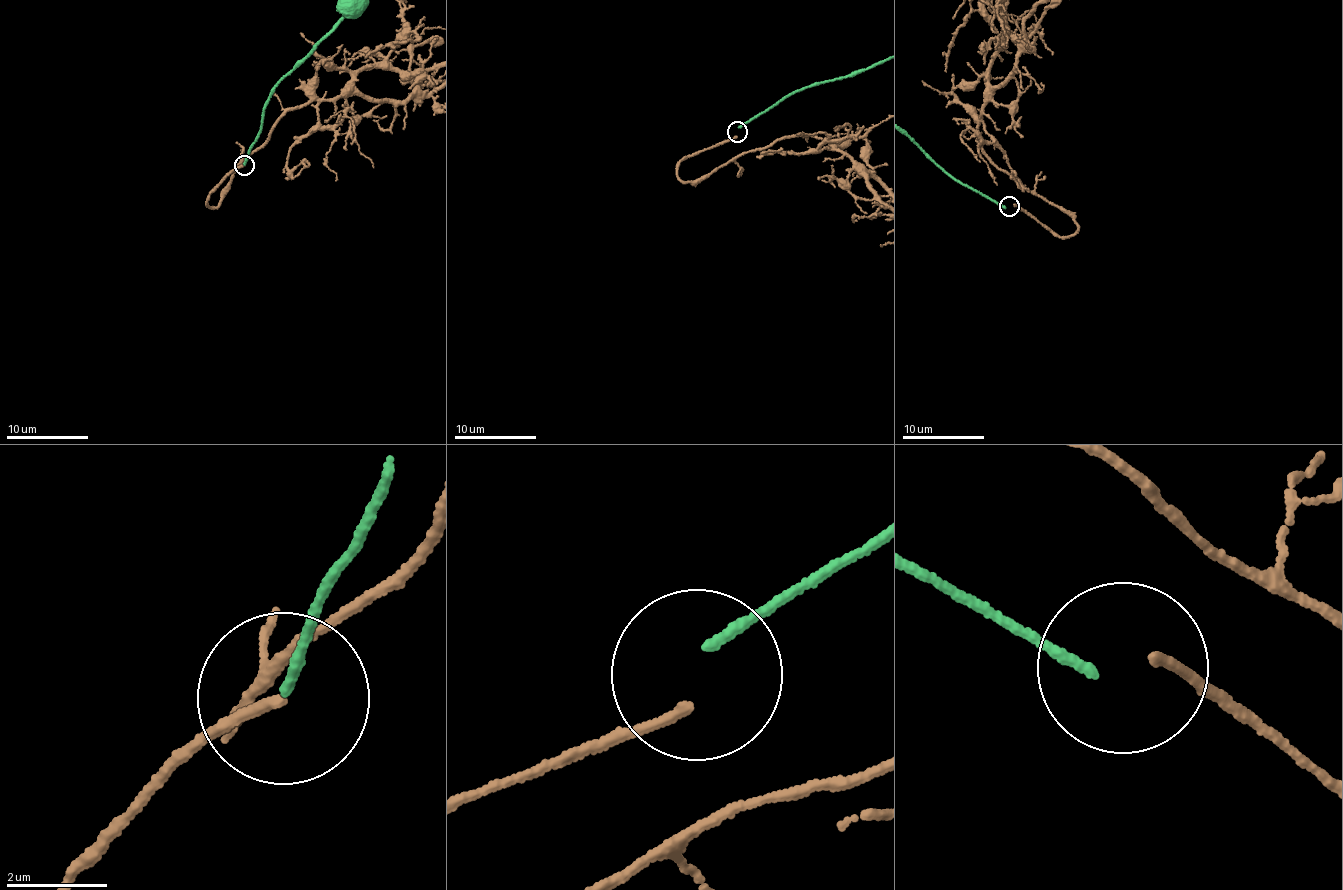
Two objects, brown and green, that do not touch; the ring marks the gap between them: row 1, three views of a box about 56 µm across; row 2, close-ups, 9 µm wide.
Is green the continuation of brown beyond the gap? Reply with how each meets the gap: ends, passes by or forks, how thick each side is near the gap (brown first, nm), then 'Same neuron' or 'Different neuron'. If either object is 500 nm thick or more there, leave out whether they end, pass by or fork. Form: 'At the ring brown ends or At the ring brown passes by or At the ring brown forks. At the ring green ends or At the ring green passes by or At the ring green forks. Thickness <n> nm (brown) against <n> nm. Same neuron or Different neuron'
At the ring brown ends. At the ring green ends. Thickness 200 nm (brown) against 200 nm. Different neuron

